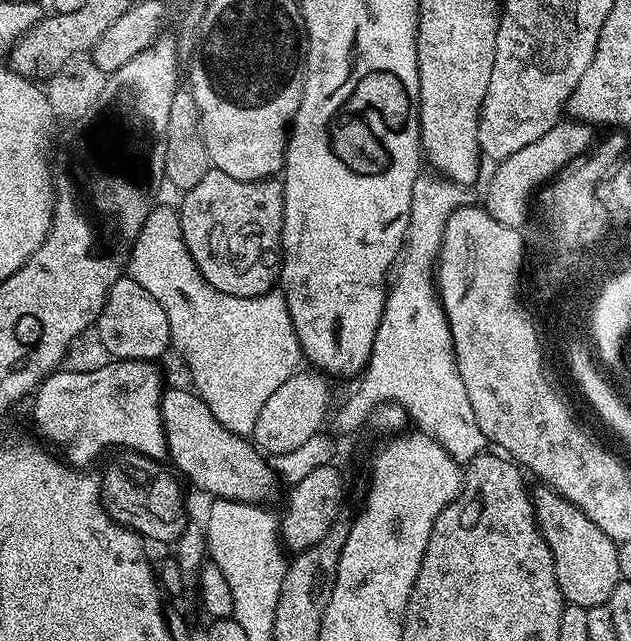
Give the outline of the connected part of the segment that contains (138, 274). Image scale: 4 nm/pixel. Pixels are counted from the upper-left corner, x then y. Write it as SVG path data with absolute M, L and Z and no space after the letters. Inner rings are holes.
M175 207L156 208L149 211L142 230L132 247L126 265L127 275L132 277L142 290L150 290L150 295L157 300L158 306L166 310L170 318L171 347L180 351L188 372L192 375L191 387L197 396L210 406L210 414L226 428L238 436L251 437L258 414L270 394L286 382L301 367L302 353L290 310L284 301L284 294L279 290L265 292L263 296L235 296L222 294L214 290L198 270L190 250L186 250L182 238L180 214Z

